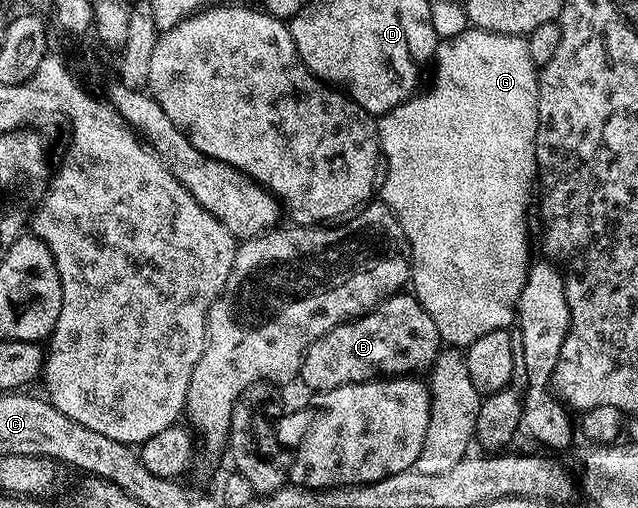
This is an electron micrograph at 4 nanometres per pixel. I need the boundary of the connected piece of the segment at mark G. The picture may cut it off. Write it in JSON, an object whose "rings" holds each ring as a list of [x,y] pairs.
{"rings":[[[468,29],[451,39],[442,40],[435,48],[435,80],[431,88],[422,95],[416,93],[401,105],[397,105],[386,115],[377,119],[379,128],[379,150],[385,160],[387,176],[381,179],[381,199],[389,210],[395,214],[401,229],[407,238],[411,252],[410,290],[415,299],[433,317],[437,333],[444,344],[452,348],[465,349],[477,337],[510,328],[517,319],[517,304],[521,289],[527,280],[529,258],[527,259],[527,206],[532,206],[531,187],[537,183],[535,165],[535,138],[537,137],[537,101],[539,100],[539,71],[535,62],[529,57],[529,45],[522,35],[506,35],[496,31]]]}

